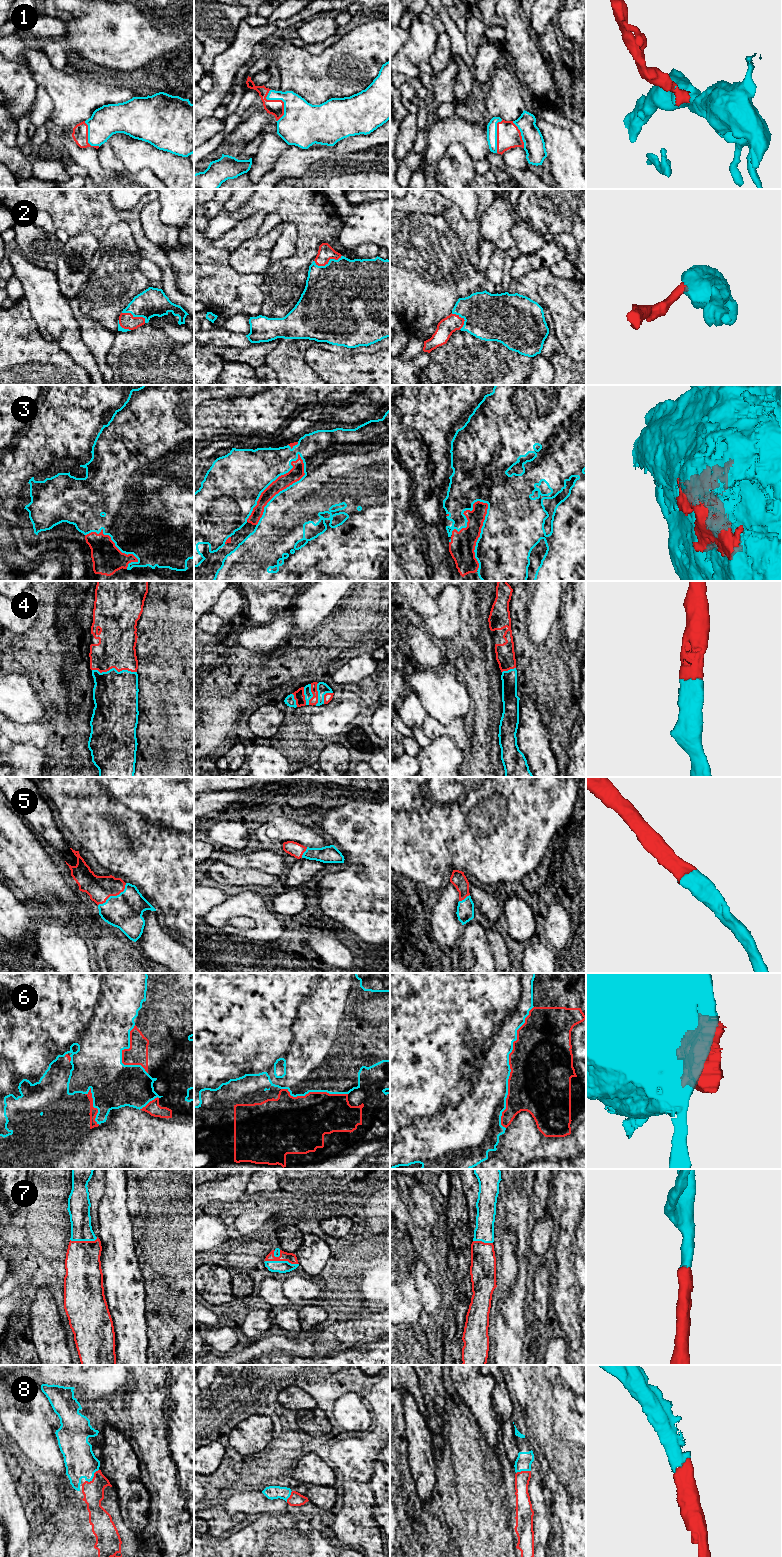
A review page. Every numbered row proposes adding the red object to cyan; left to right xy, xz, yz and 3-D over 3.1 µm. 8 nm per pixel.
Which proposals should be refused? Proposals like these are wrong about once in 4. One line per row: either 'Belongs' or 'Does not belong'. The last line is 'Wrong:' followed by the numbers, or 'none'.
1: Belongs
2: Belongs
3: Belongs
4: Belongs
5: Belongs
6: Does not belong
7: Belongs
8: Belongs
Wrong: 6

